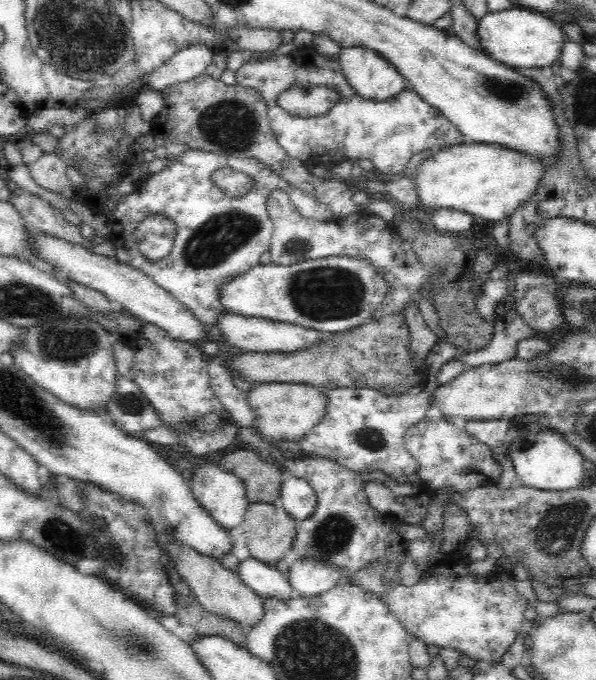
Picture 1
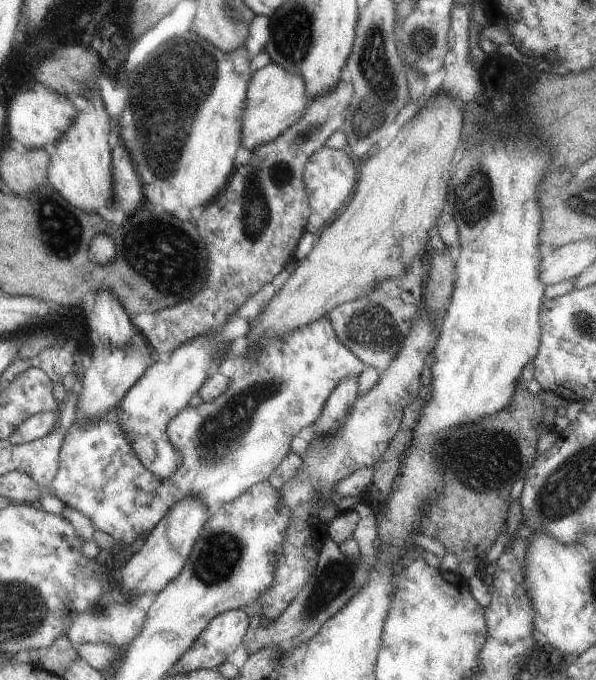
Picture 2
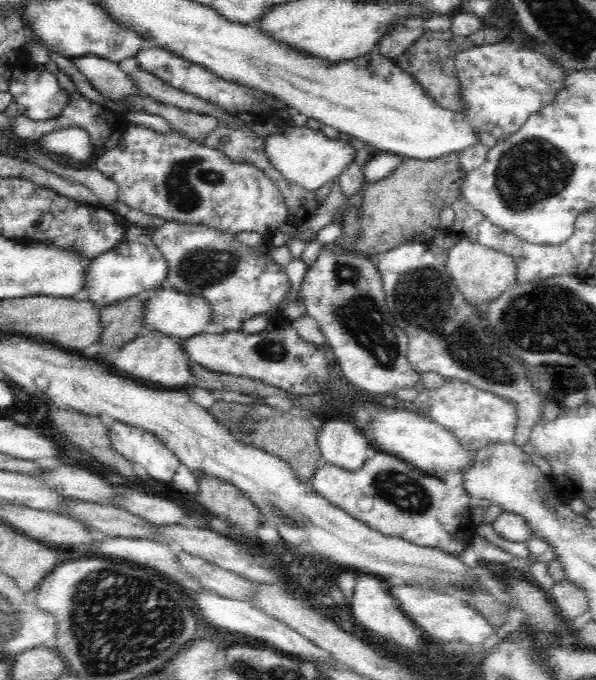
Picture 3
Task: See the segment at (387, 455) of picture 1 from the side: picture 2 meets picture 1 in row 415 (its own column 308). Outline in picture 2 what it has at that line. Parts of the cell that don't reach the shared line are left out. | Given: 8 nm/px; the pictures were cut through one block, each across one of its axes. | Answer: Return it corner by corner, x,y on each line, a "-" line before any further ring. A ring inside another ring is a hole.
327,314
302,328
290,330
284,338
264,336
254,346
246,348
246,352
229,360
226,371
230,384
222,394
199,406
187,406
170,419
166,428
168,440
182,454
182,462
174,474
168,478
156,478
136,458
122,426
112,414
100,422
84,424
82,421
82,424
71,426
60,447
58,472
48,486
48,494
82,512
96,530
110,534
117,546
132,546
136,540
144,542
156,524
174,504
182,502
182,498
196,498
212,513
244,494
251,486
265,481
286,458
294,436
320,418
322,408
338,382
342,378
360,376
367,365
338,340

